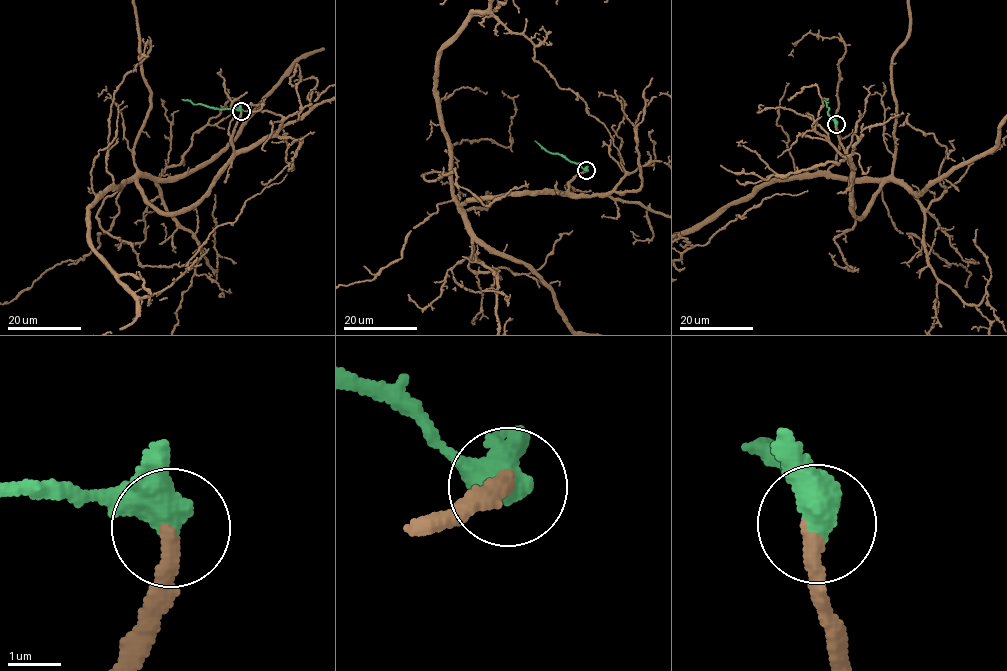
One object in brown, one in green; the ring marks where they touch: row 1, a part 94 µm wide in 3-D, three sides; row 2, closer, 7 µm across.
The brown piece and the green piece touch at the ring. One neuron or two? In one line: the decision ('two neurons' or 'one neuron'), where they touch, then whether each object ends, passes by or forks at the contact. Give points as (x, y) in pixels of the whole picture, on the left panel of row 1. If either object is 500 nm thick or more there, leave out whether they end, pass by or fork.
one neuron; place (241, 111)

